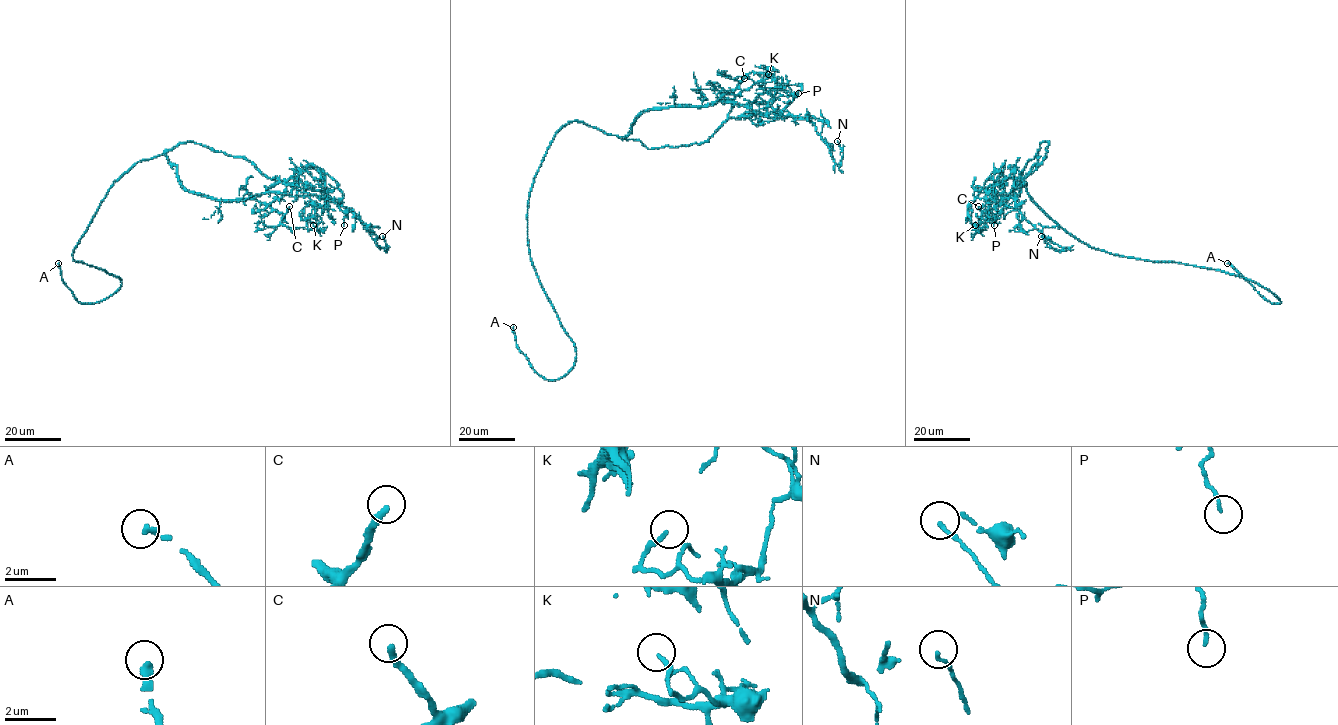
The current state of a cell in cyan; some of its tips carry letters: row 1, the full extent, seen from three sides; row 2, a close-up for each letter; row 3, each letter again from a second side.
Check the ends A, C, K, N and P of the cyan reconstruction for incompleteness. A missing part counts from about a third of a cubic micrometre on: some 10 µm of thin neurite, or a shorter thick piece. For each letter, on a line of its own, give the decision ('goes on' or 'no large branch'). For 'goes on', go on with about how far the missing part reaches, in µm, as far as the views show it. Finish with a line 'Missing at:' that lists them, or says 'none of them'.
A: goes on; missing 20 µm
C: goes on; missing 15 µm
K: no large branch
N: no large branch
P: no large branch
Missing at: A, C

